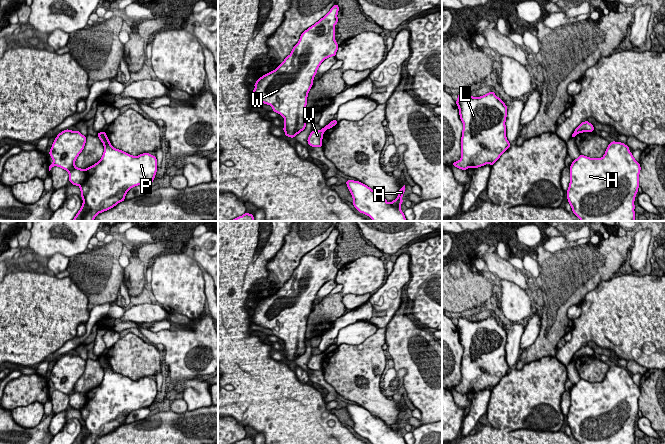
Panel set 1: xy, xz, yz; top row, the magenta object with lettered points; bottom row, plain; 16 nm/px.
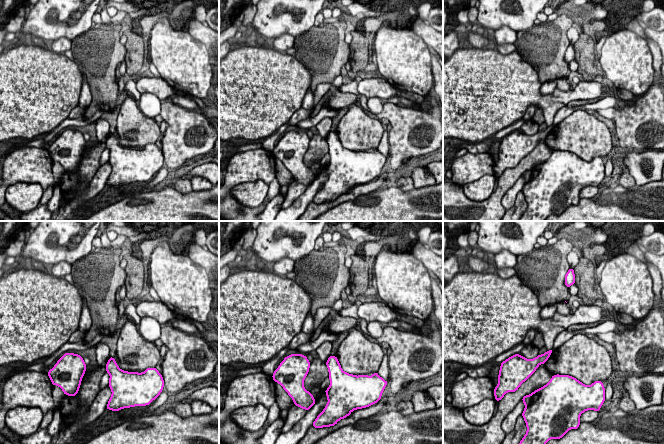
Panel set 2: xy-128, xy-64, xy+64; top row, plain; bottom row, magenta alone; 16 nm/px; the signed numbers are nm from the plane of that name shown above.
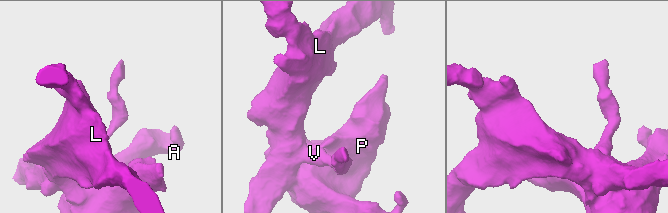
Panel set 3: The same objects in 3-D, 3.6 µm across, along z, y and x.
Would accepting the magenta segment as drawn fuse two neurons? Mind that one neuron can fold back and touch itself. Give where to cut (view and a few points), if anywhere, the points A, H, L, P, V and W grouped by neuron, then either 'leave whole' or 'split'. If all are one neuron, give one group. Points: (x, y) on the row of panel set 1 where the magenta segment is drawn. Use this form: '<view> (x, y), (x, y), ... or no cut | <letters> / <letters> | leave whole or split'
xy (85, 169), (86, 180), (80, 186) | A H P / L V W | split

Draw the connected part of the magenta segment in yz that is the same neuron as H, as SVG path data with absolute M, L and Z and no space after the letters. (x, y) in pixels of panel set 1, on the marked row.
M613 141L609 143L602 158L580 155L569 168L571 180L567 190L567 199L573 213L581 221L635 221L634 200L638 192L641 167L627 145Z

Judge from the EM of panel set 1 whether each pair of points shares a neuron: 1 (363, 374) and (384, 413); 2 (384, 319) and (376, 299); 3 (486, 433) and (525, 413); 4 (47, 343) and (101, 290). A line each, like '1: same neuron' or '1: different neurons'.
1: same neuron
2: same neuron
3: different neurons
4: different neurons

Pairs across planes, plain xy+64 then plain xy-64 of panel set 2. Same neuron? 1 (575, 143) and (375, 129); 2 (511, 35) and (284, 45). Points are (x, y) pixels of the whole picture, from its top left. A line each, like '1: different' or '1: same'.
1: same
2: same

